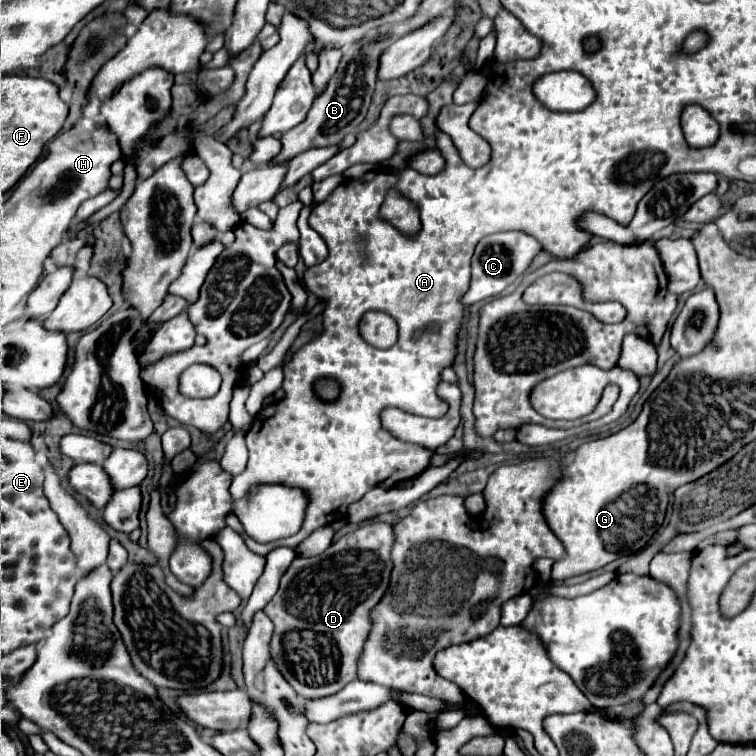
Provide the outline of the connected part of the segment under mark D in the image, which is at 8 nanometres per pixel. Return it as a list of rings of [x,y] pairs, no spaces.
[[[375,522],[341,536],[321,556],[303,558],[291,548],[275,548],[269,552],[265,570],[241,610],[239,620],[245,630],[249,630],[253,614],[259,610],[273,620],[271,656],[275,656],[279,672],[299,696],[323,698],[339,692],[357,678],[357,658],[371,628],[369,612],[389,586],[389,572],[393,568],[389,558],[391,544],[391,526]]]

